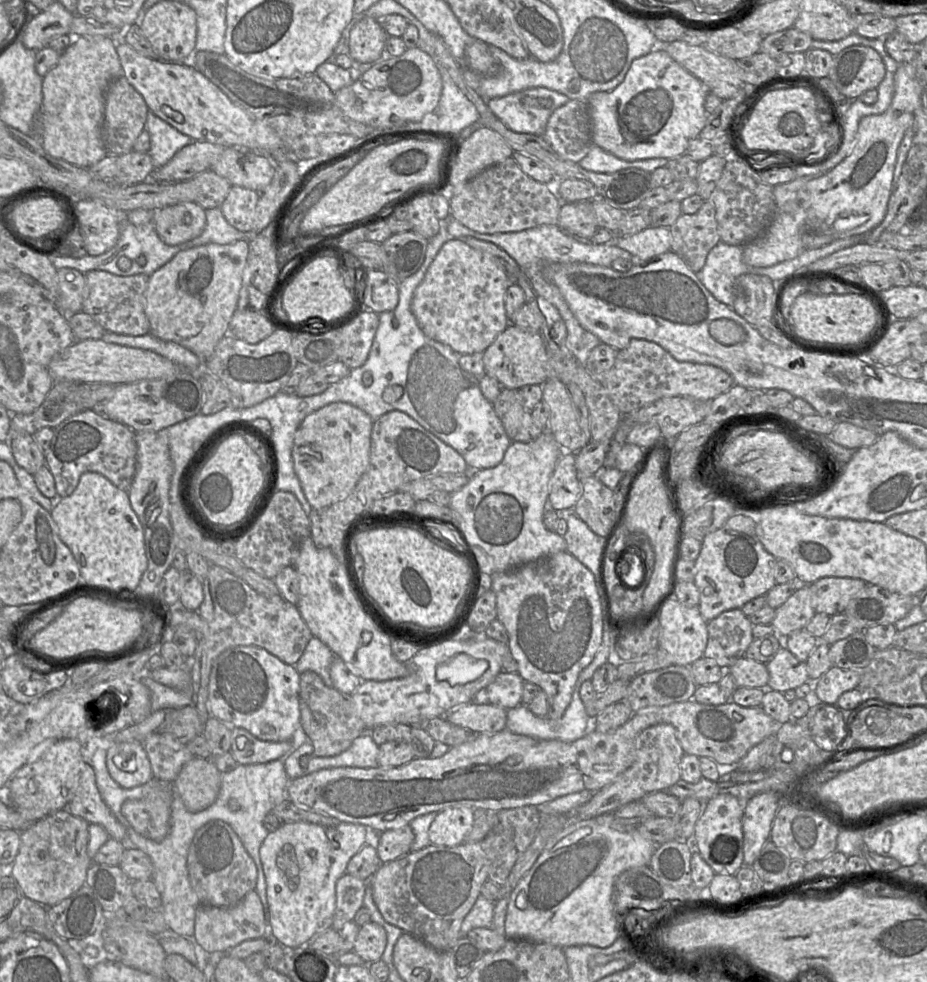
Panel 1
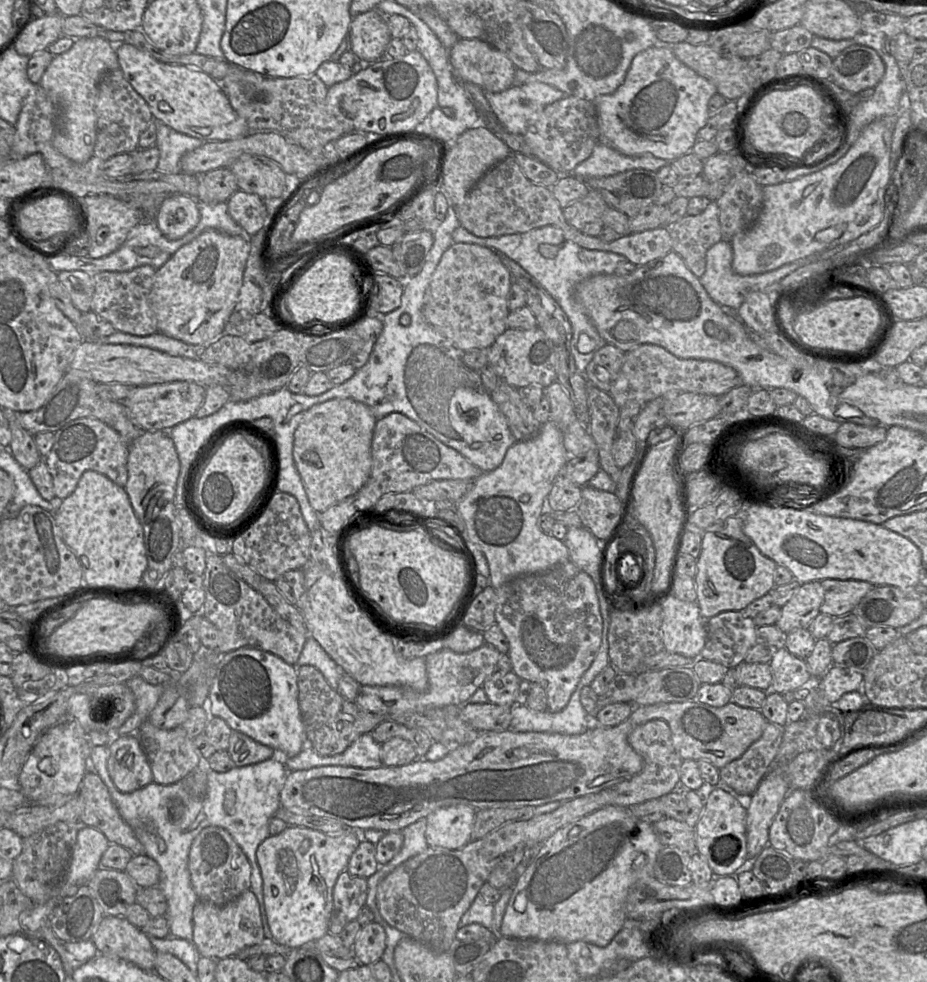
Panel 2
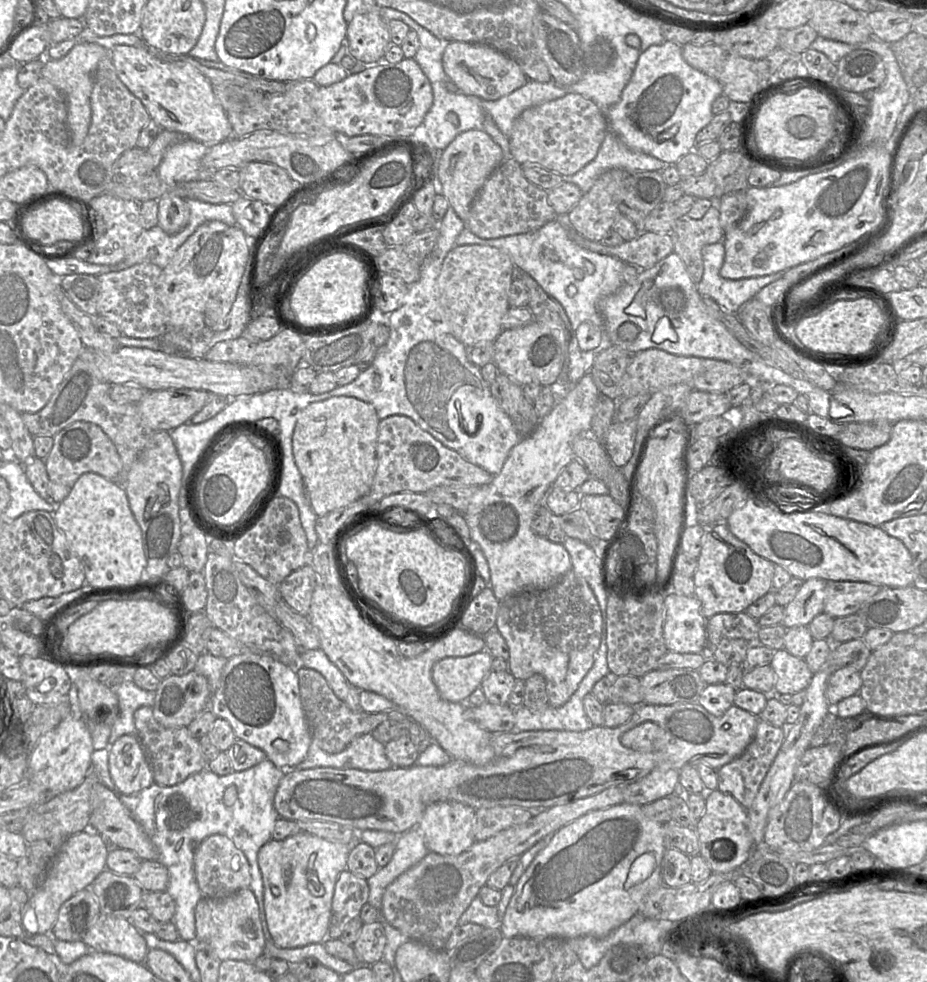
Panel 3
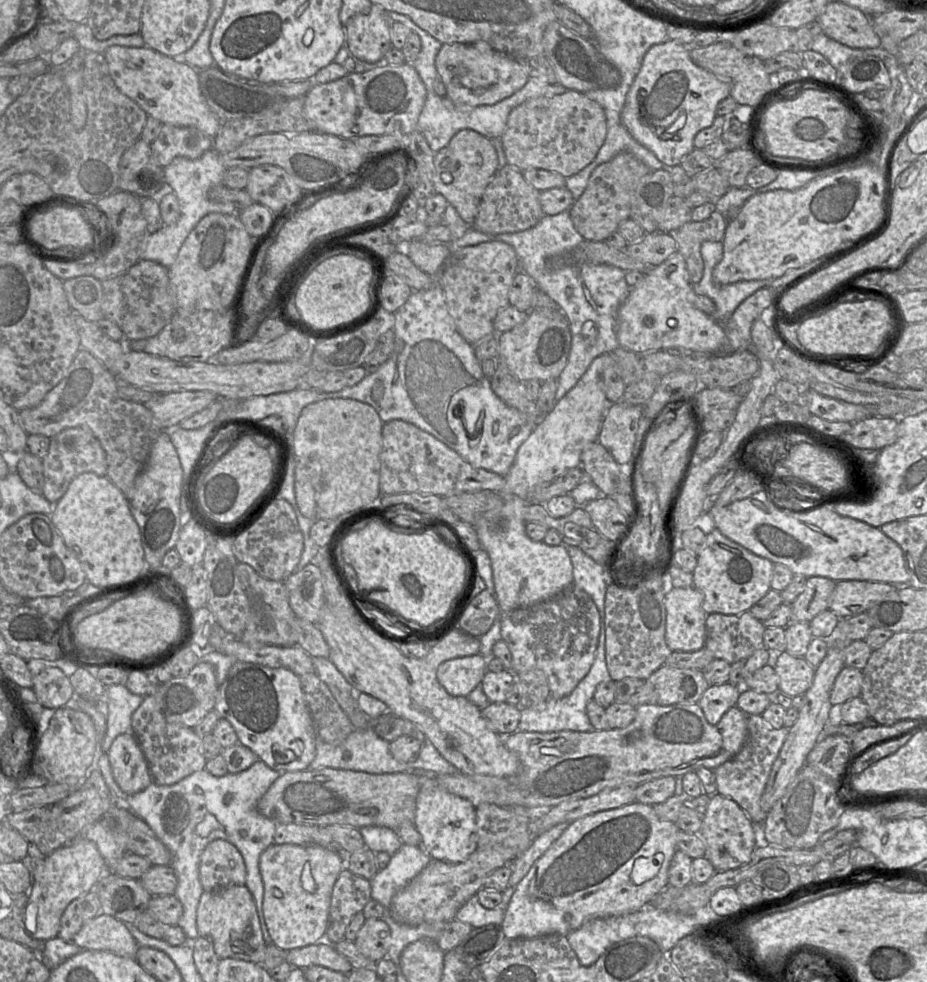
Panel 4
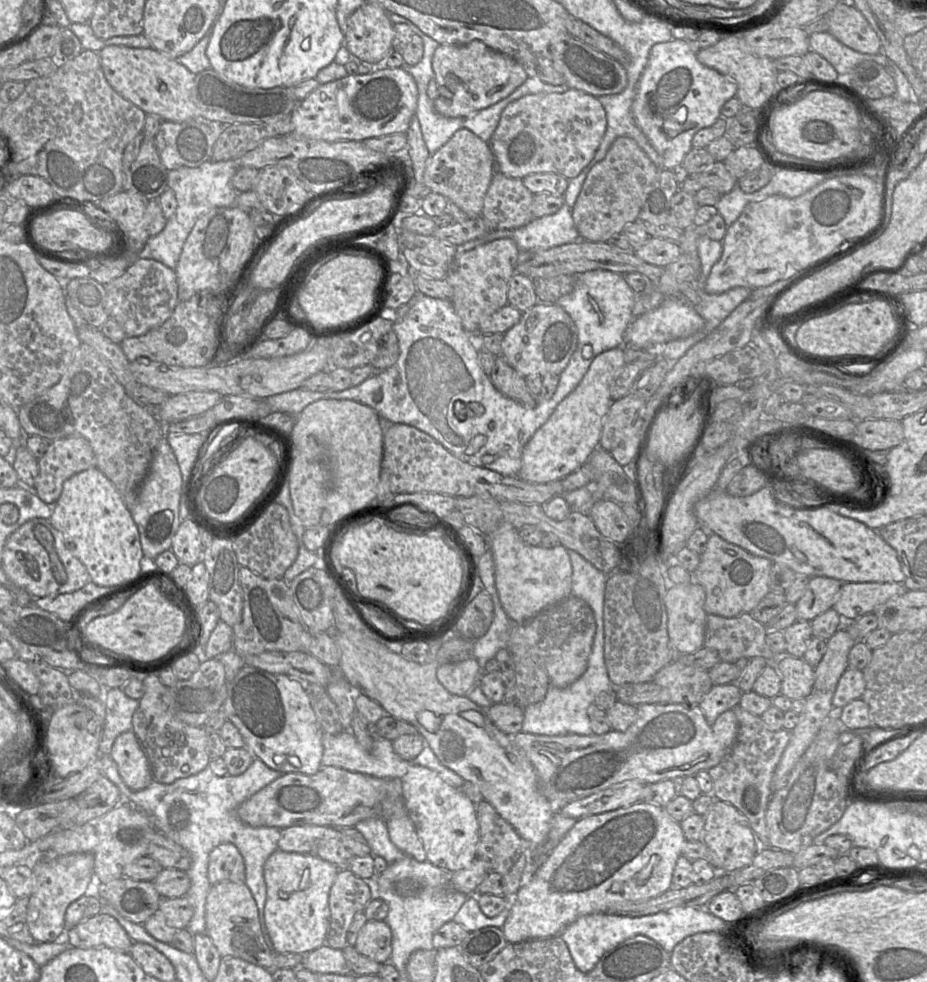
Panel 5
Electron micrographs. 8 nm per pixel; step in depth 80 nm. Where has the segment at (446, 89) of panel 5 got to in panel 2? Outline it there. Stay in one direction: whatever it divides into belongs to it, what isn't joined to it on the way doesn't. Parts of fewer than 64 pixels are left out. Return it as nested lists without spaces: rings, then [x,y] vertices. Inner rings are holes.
[[[459,39],[449,50],[449,60],[456,77],[461,82],[470,82],[485,92],[499,93],[513,85],[515,66],[502,52],[477,39]]]

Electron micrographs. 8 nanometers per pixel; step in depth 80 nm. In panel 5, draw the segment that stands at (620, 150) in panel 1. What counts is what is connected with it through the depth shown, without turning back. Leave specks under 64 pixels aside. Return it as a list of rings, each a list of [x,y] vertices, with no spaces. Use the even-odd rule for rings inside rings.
[[[672,39],[655,44],[649,53],[647,65],[638,81],[632,113],[638,127],[645,134],[652,147],[662,158],[664,169],[673,170],[681,165],[692,149],[692,138],[700,129],[711,126],[720,116],[725,102],[736,97],[737,84],[715,69],[707,67],[697,59],[689,40]]]

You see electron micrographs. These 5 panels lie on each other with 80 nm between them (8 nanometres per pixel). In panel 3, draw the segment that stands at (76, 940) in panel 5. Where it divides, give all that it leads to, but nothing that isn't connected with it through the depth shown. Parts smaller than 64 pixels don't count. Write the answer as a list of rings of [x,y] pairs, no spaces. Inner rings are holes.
[[[101,912],[83,936],[90,950],[103,951],[144,963],[149,947],[143,933],[129,919]]]

